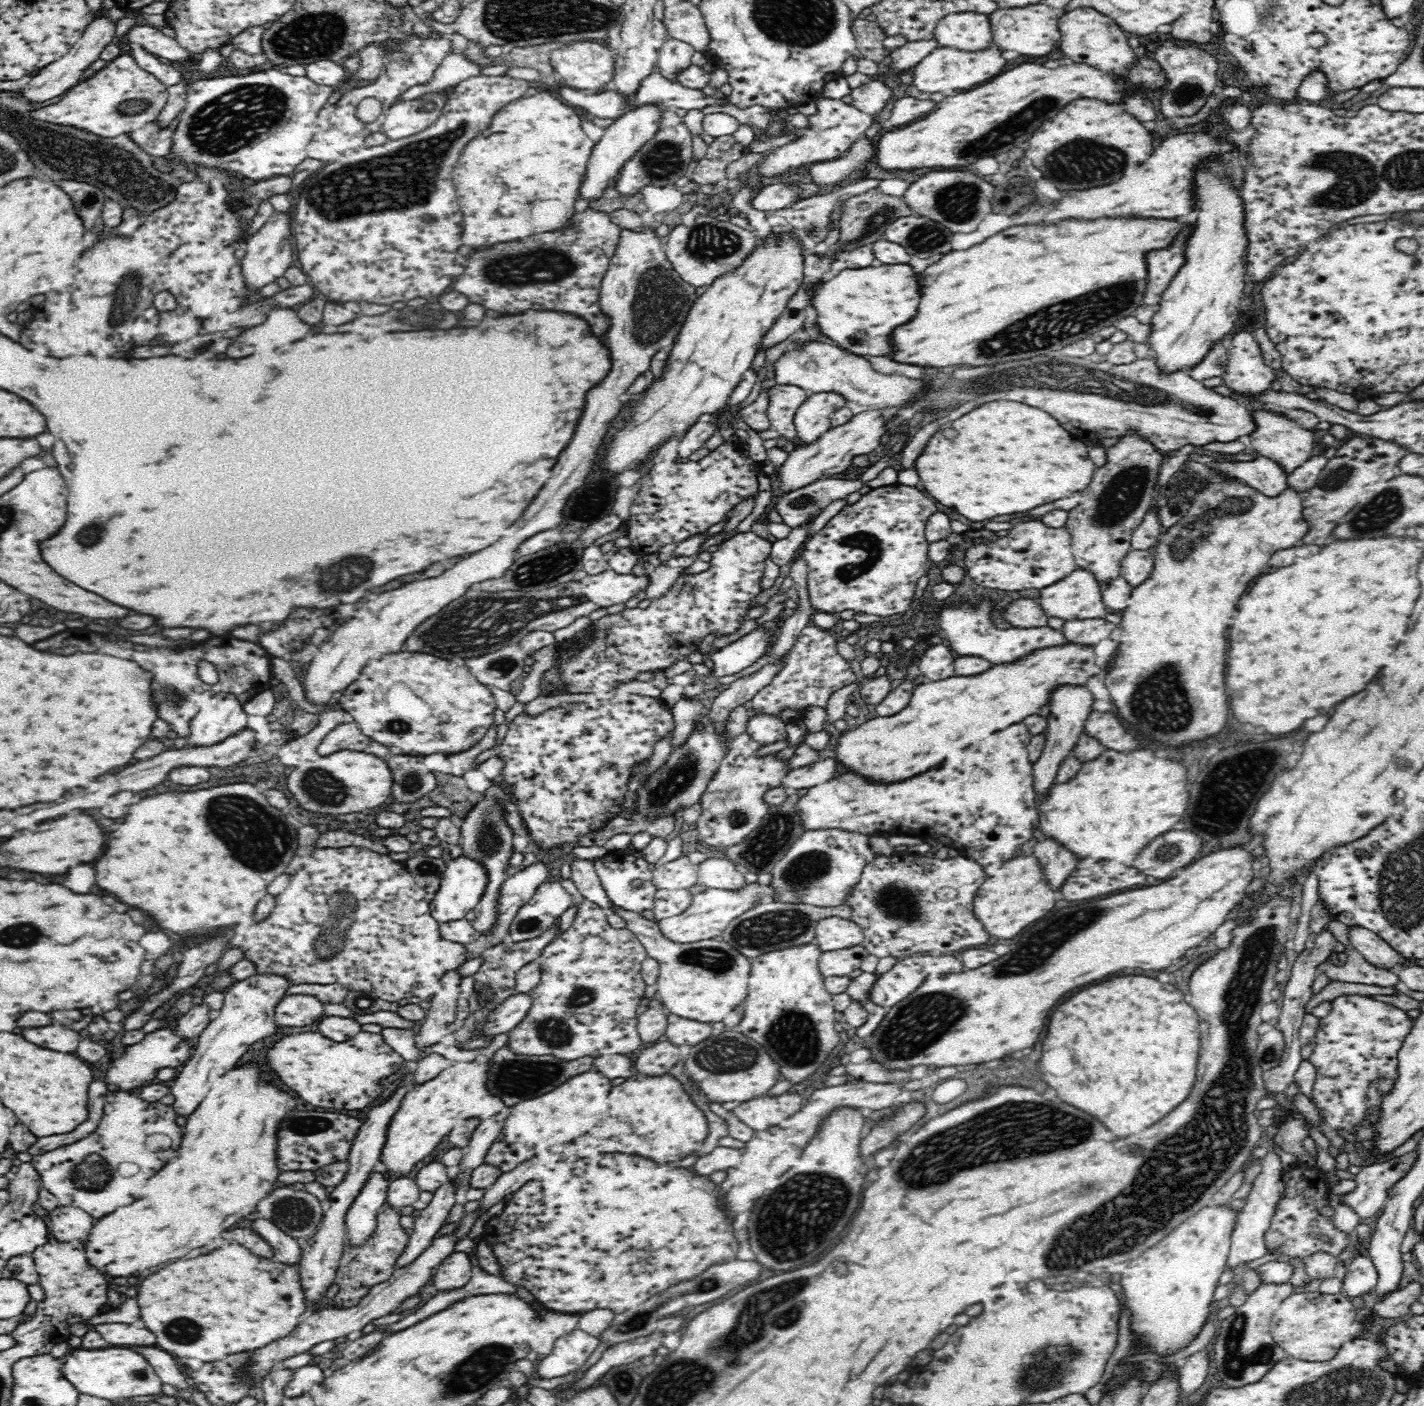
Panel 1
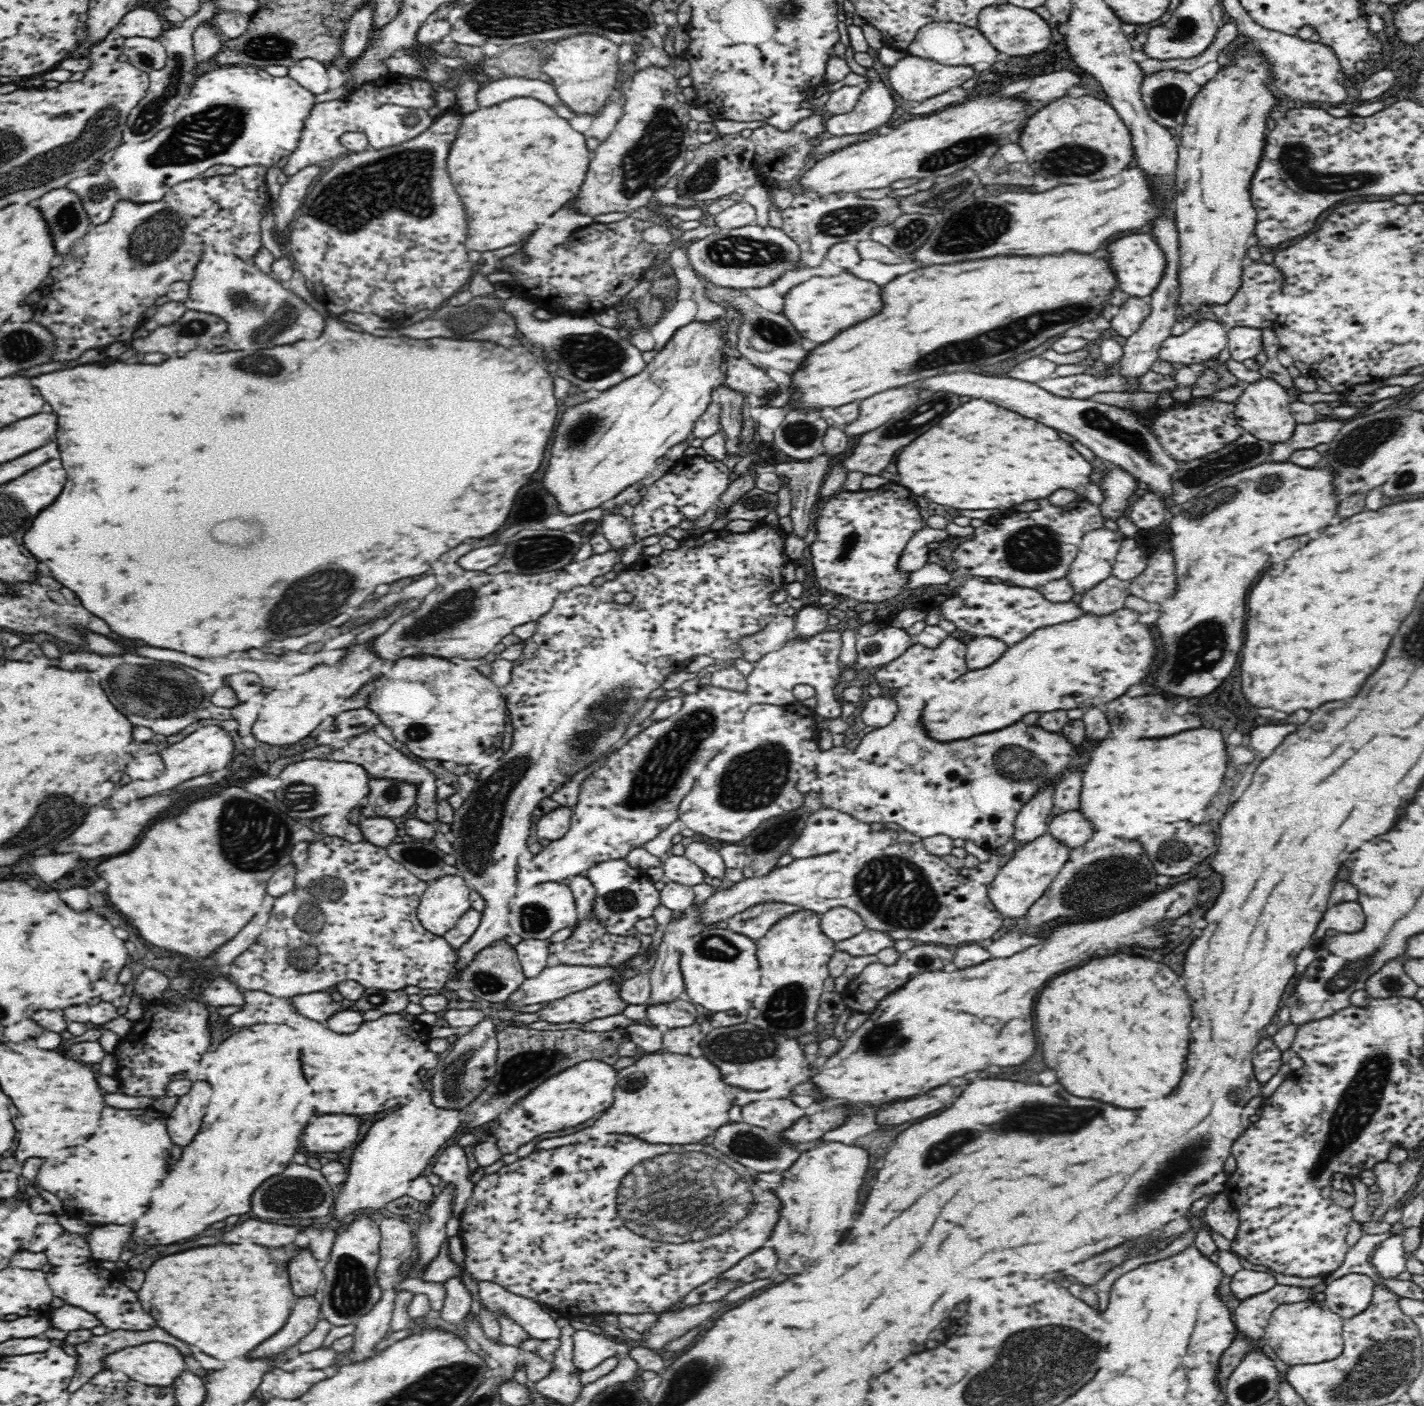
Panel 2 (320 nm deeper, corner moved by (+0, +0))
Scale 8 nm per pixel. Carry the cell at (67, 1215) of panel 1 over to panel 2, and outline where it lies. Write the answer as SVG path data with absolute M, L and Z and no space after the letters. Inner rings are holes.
M64 1233L62 1236L47 1246L45 1250L47 1262L51 1266L62 1266L62 1264L84 1264L92 1261L90 1247L82 1238L82 1235L76 1233Z

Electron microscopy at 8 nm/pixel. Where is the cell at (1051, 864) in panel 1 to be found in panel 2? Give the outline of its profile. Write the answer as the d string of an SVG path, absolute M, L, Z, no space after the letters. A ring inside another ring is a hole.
M1068 810L1053 817L1049 822L1048 832L1070 849L1082 846L1084 842L1092 838L1092 824L1082 818L1081 810Z

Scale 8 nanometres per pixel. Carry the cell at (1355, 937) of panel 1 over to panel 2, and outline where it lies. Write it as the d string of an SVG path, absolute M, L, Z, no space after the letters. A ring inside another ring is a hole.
M1357 900L1336 902L1325 910L1322 920L1317 928L1317 935L1324 937L1324 931L1328 928L1339 933L1358 932L1364 926L1365 914L1362 905Z

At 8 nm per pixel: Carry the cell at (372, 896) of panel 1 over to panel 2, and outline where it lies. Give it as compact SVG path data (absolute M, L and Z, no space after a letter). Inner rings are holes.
M335 834L323 835L318 841L311 841L308 847L308 858L304 866L297 868L293 890L276 898L269 923L261 930L258 938L236 960L228 966L229 976L242 990L260 990L280 998L292 998L296 995L305 995L315 992L331 991L337 984L354 980L365 988L374 990L400 990L405 986L418 986L418 988L444 988L452 974L454 965L458 960L457 952L446 942L443 936L429 933L417 917L417 908L424 894L433 882L424 882L414 876L403 864L396 862L388 856L385 848L374 846L368 841L348 842L338 838Z

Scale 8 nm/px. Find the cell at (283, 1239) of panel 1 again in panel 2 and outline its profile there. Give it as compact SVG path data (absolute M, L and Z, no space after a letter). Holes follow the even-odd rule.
M310 1249L300 1251L288 1262L292 1288L297 1297L314 1296L321 1288L323 1280L322 1268L318 1266L318 1259L312 1255Z

